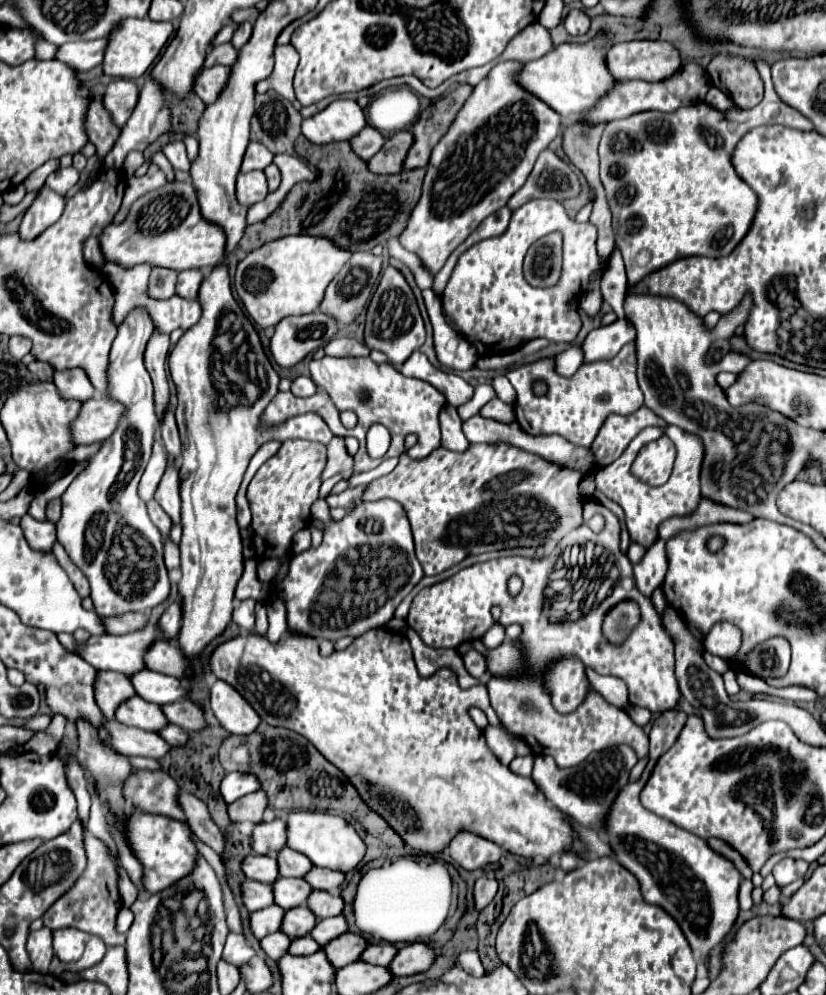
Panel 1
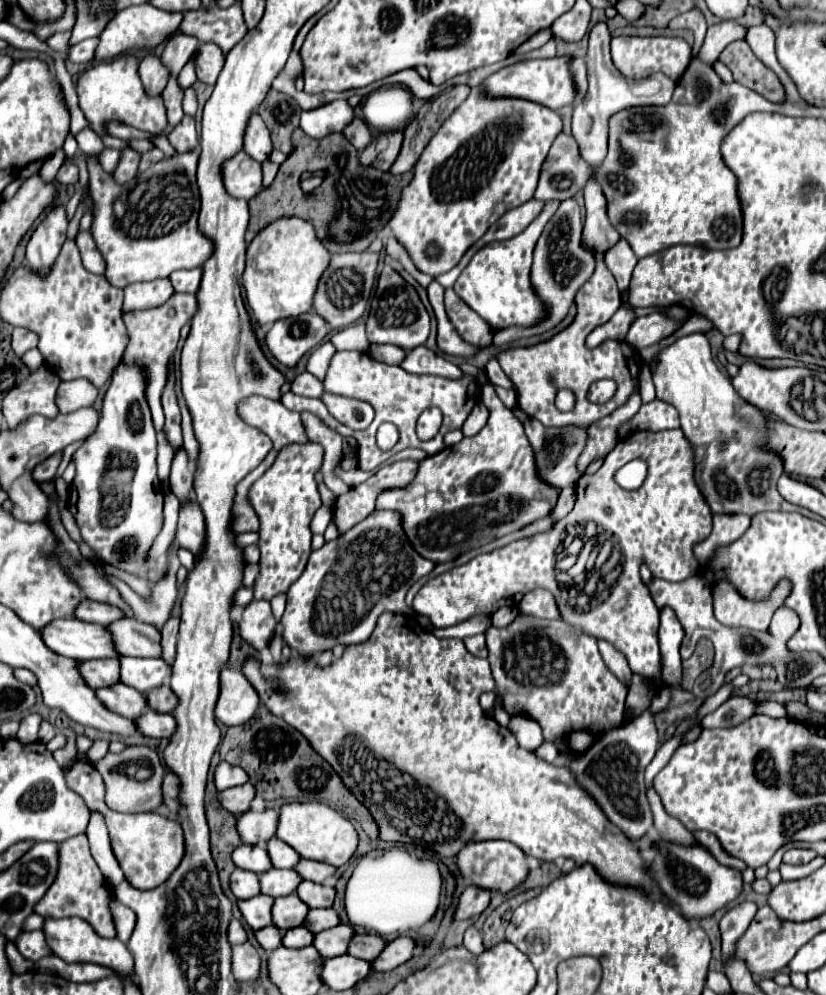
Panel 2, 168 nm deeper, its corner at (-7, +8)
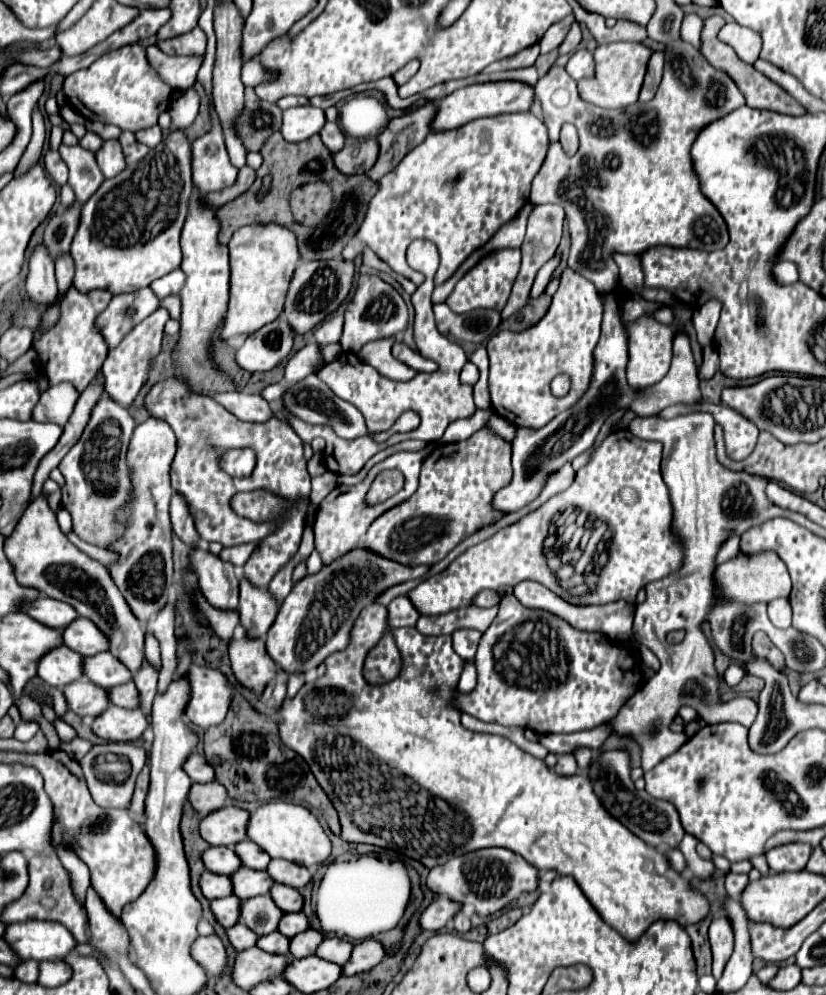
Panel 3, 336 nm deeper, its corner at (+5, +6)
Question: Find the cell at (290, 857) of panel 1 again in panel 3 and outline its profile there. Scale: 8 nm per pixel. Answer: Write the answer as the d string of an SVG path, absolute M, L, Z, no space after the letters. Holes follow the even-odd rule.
M249 839L241 841L241 843L235 847L235 853L241 857L241 863L243 863L245 867L257 869L257 871L265 871L267 865L269 865L269 861L271 861L271 857L269 857L261 847L257 847L257 843L253 843L253 841L249 841Z

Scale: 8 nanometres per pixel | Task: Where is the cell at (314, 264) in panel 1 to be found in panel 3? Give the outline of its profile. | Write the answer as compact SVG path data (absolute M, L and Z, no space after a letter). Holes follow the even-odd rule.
M279 223L247 225L237 229L237 233L233 233L229 241L229 255L231 255L231 299L221 333L223 339L241 333L243 335L255 333L257 329L275 321L283 313L287 289L293 279L297 261L301 257L295 233L291 233L289 227L283 227Z

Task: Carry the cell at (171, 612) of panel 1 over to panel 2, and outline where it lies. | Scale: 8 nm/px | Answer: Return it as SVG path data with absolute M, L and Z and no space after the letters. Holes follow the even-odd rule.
M171 617L167 621L167 625L163 627L163 639L161 639L161 647L163 647L163 655L161 659L167 663L173 663L175 659L175 645L177 645L177 633L179 633L179 619Z

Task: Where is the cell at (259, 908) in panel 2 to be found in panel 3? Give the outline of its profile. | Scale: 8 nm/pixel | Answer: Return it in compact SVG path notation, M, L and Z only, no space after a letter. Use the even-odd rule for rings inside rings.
M237 895L215 899L215 901L211 901L211 909L213 909L215 917L217 917L217 923L221 923L225 929L229 929L229 927L239 923L241 899Z

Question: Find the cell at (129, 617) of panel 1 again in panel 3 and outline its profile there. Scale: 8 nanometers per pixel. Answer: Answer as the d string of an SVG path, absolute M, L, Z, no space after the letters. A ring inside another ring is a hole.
M41 595L41 601L33 601L33 605L25 609L25 613L41 621L43 625L49 625L55 629L65 629L65 625L71 625L79 617L77 611L69 603L43 597L43 595Z

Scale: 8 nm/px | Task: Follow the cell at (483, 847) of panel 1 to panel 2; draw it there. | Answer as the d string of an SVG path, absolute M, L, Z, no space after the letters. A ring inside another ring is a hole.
M481 841L481 843L469 843L463 847L457 855L457 869L463 875L463 879L475 887L487 889L491 893L509 893L515 887L519 887L529 873L525 853L509 843L509 841Z

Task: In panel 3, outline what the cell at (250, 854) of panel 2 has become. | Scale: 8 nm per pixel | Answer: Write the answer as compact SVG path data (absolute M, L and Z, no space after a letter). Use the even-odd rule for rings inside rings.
M209 847L203 853L203 861L209 871L223 875L231 875L243 867L239 855L231 847Z

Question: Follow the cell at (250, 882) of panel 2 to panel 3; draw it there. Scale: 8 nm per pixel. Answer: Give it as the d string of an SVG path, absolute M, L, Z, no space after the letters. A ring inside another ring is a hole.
M205 871L201 875L201 891L203 891L203 895L209 901L221 899L221 897L229 897L229 895L233 895L231 877L229 875L219 875L219 873Z

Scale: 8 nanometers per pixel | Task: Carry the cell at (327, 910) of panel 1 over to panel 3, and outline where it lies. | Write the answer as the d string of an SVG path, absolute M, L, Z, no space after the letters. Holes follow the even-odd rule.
M275 883L271 889L271 897L275 901L275 905L279 905L279 909L283 909L285 913L289 911L301 911L303 909L303 897L297 889Z

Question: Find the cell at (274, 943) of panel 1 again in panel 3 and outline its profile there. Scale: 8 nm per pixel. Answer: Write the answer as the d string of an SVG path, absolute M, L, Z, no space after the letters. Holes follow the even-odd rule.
M237 923L235 927L227 929L227 935L229 935L229 941L233 943L233 947L237 951L245 951L245 949L251 949L257 945L257 933L253 933L247 925L241 925Z

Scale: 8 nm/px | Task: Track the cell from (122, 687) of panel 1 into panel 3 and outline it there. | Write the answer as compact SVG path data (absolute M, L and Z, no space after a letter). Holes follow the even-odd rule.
M69 647L53 649L53 653L47 653L41 659L37 675L43 681L47 681L49 685L63 689L65 685L69 685L85 675L83 657L79 653L73 653Z

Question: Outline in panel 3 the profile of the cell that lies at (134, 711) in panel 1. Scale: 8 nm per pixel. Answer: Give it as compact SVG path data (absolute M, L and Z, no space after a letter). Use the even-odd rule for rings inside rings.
M85 677L81 681L75 681L73 685L67 685L63 689L65 699L69 701L71 709L79 715L79 717L99 717L109 705L109 691L93 685L91 681L87 681Z

